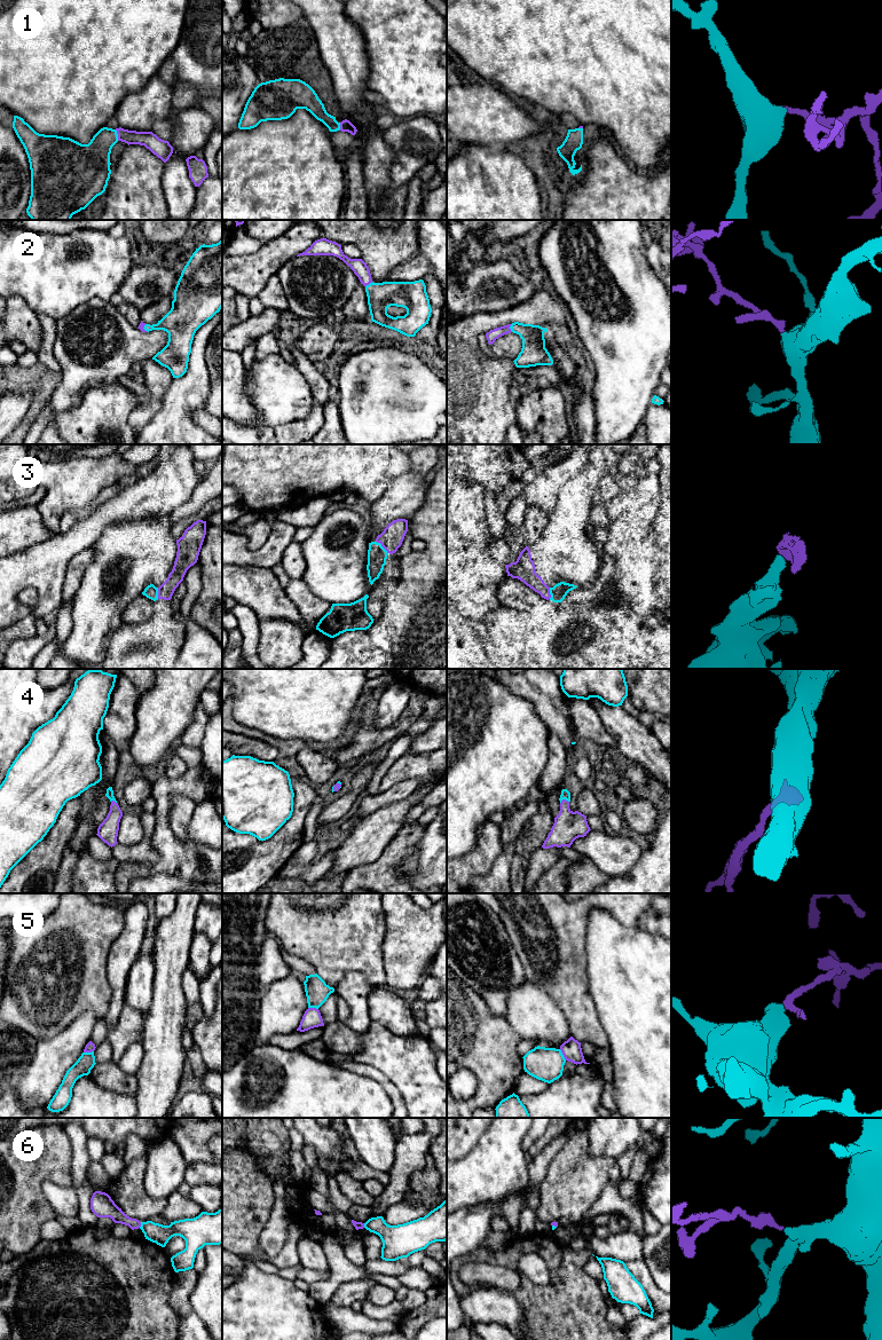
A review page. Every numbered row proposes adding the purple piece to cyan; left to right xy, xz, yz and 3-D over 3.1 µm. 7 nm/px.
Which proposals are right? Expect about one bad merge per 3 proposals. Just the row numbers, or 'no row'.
1, 2, 3, 4, 6

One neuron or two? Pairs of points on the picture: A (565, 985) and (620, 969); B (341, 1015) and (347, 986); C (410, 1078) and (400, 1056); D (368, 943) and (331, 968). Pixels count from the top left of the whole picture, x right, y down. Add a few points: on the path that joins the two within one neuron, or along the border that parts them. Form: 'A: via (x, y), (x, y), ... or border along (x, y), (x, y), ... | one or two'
A: border along (585, 952), (588, 986), (592, 1001), (596, 1004) | two
B: border along (339, 996), (348, 1008), (348, 1019), (345, 1023) | two
C: via (410, 1072), (410, 1066), (406, 1062) | one
D: via (359, 943), (340, 959) | one

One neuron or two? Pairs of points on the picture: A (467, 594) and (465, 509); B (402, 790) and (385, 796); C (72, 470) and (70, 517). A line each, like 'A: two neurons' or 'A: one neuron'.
A: one neuron
B: one neuron
C: two neurons

